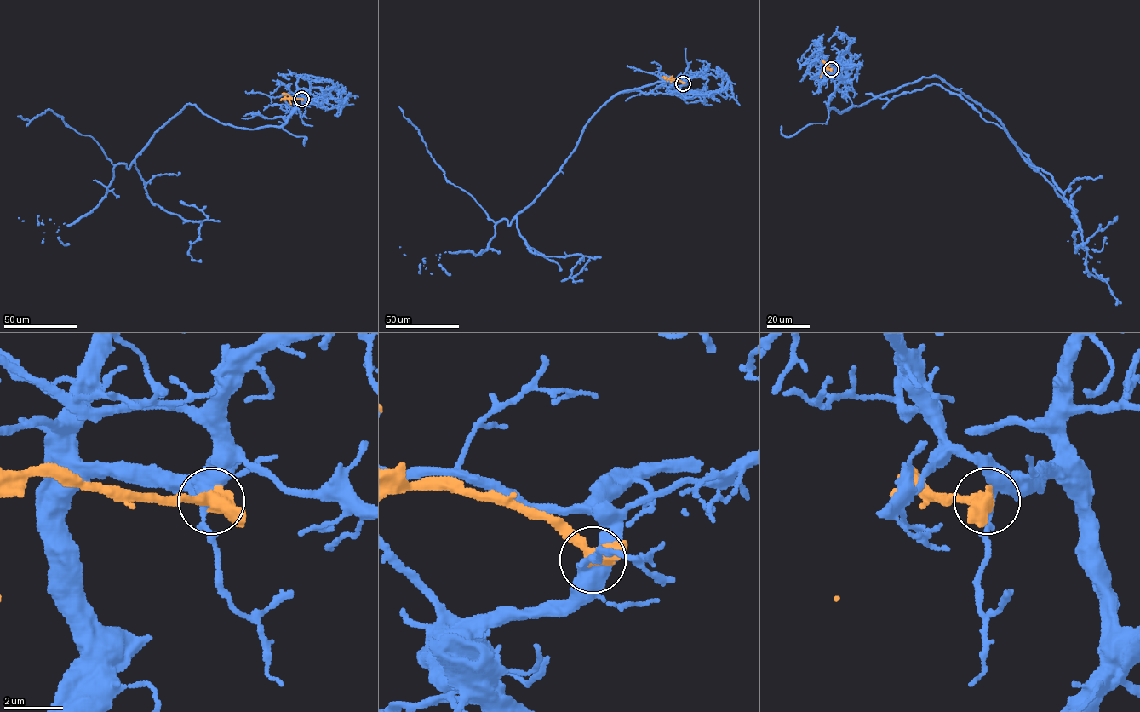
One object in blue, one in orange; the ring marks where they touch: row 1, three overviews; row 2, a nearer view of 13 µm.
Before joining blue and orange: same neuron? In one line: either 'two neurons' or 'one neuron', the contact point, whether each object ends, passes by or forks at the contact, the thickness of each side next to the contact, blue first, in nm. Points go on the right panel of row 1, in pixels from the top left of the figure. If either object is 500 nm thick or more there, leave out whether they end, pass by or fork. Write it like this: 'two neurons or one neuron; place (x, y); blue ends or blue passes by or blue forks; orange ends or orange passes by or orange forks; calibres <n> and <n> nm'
two neurons; place (831, 69); blue passes by; orange passes by; calibres 140 and 480 nm

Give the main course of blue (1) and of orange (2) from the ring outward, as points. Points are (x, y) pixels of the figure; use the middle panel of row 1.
1: (683, 83), (676, 88), (655, 82), (612, 96), (509, 226), (495, 222), (448, 180), (399, 106)
2: (683, 83), (662, 77)

